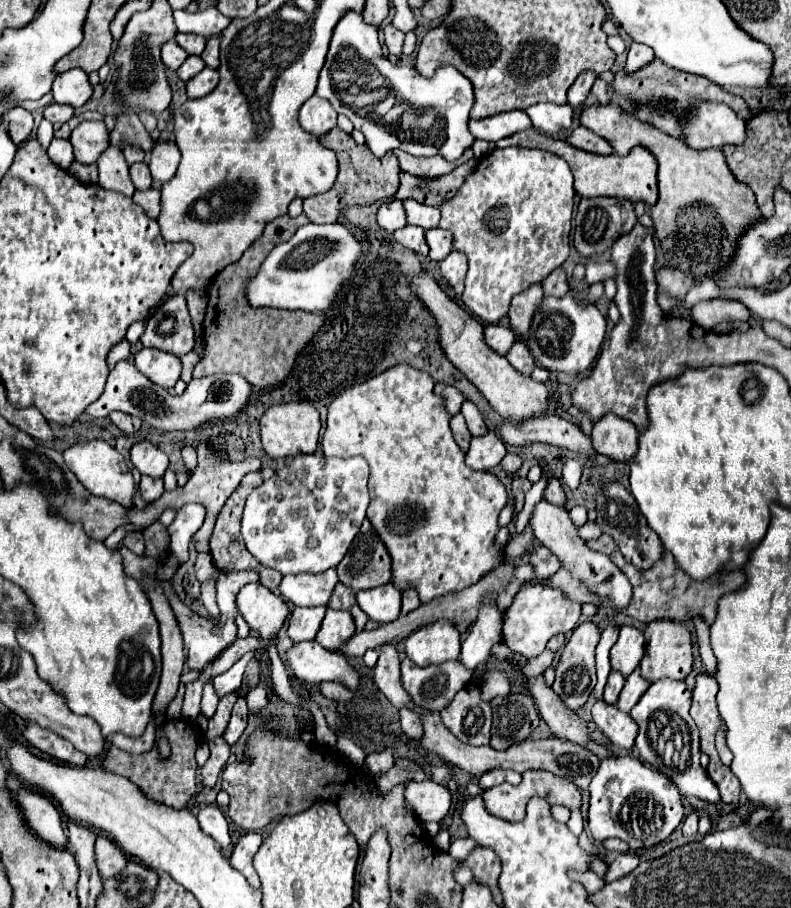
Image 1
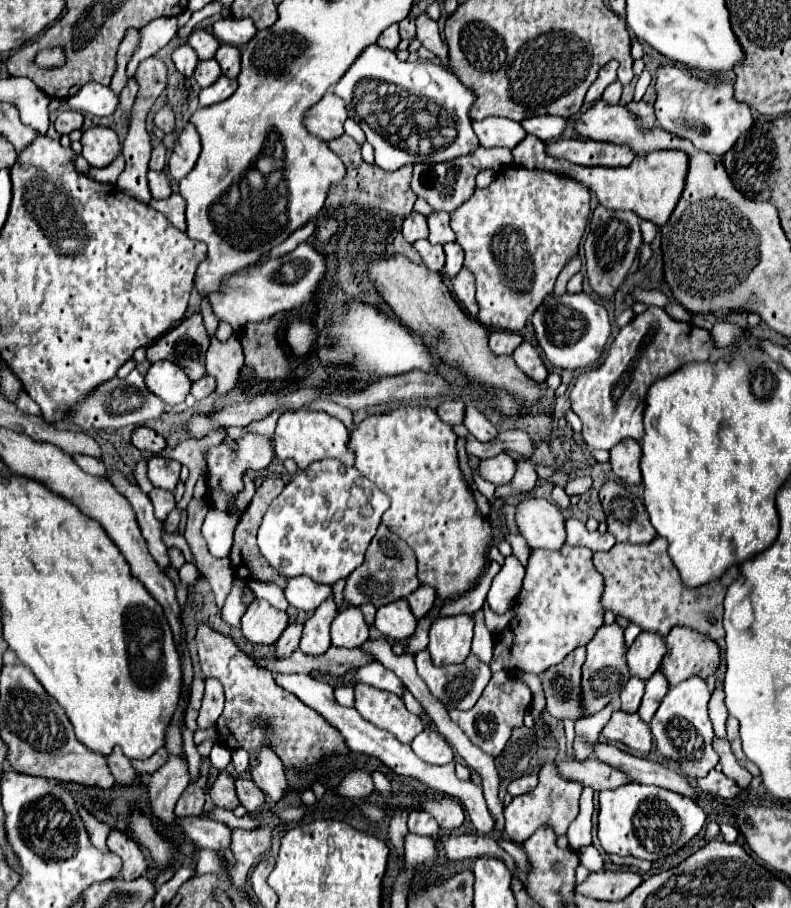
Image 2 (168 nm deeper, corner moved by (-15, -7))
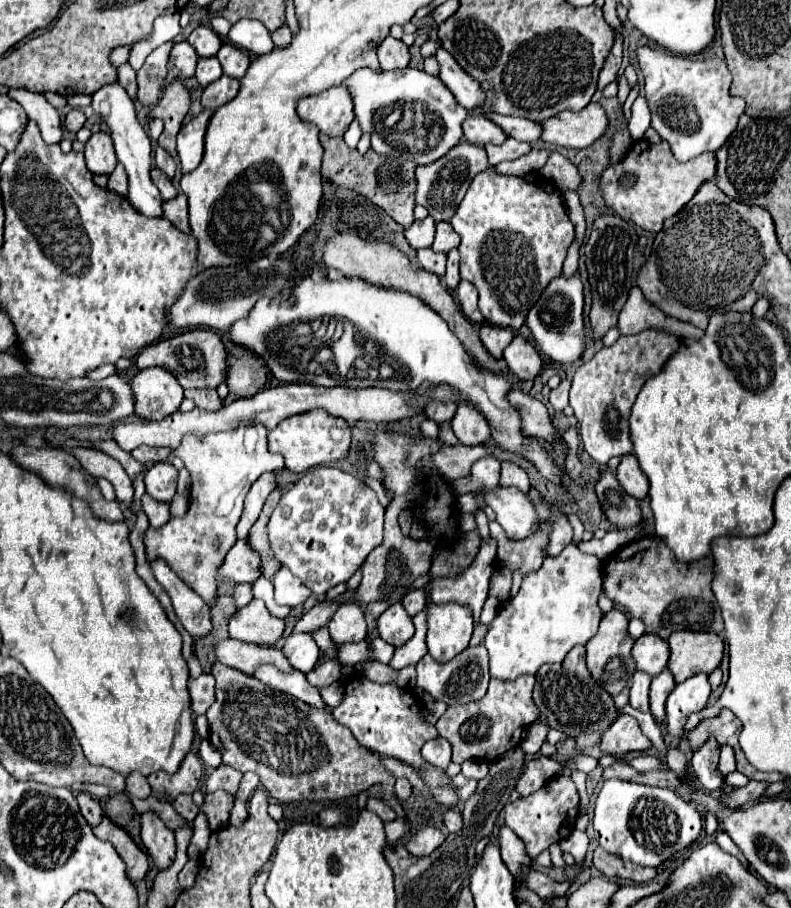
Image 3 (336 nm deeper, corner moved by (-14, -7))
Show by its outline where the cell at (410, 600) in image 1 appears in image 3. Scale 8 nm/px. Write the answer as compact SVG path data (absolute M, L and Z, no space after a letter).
M424 589L410 591L410 593L402 599L402 605L404 605L404 609L408 611L408 615L414 617L416 613L420 613L420 611L426 607L426 591L424 591Z

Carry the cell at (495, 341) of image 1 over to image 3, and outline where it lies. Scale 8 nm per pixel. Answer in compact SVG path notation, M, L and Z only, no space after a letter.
M494 325L480 327L480 341L494 359L502 357L502 351L512 341L512 337L514 337L512 329L502 329L502 327L494 327Z

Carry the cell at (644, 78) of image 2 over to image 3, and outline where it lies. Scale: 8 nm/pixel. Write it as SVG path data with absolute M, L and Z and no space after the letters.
M638 97L632 105L632 119L628 123L628 129L632 133L632 139L640 139L646 129L650 127L650 109L644 97Z

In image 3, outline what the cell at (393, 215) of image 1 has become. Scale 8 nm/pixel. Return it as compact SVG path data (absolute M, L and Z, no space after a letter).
M428 215L422 221L414 221L412 227L406 229L406 239L412 249L430 247L432 239L434 239L434 219Z

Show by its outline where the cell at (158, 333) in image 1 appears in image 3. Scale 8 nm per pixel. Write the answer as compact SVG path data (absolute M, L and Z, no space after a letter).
M192 329L172 339L158 341L144 347L136 357L136 367L138 369L162 367L170 371L184 389L216 389L220 383L226 381L226 371L228 371L226 347L218 337L218 333L210 329Z

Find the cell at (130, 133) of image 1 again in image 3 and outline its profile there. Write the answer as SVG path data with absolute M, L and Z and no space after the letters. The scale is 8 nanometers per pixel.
M124 63L118 67L118 83L128 91L130 99L136 99L136 91L138 91L138 83L136 83L136 71Z

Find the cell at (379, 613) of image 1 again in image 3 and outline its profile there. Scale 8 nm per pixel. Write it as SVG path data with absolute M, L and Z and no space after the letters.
M400 603L390 605L378 617L378 633L386 643L390 643L394 647L402 647L414 635L412 619Z

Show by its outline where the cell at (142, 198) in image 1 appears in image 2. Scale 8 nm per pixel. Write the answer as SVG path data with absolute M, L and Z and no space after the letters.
M173 193L169 199L161 199L161 201L151 199L149 205L159 213L163 213L177 229L185 231L185 201L179 193Z

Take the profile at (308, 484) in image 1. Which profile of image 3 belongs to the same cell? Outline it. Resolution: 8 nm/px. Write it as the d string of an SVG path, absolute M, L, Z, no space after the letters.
M318 467L282 495L268 533L280 565L300 577L314 595L326 595L330 587L348 581L368 553L382 543L382 525L384 507L366 483L340 469Z

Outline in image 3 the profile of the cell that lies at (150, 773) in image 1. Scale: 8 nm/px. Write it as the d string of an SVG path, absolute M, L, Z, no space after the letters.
M180 795L176 801L174 801L174 809L178 811L178 815L182 819L186 819L186 823L192 823L198 815L198 807L194 805L192 801L192 795Z

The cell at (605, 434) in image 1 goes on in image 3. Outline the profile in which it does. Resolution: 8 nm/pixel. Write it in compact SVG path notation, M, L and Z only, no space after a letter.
M634 455L622 457L622 461L618 465L618 481L620 481L622 489L638 501L648 495L648 479L642 473L642 469L638 467L638 461Z

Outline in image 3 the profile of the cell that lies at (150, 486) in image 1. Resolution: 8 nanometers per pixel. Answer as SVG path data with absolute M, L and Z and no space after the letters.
M144 493L144 497L142 497L142 509L148 515L150 527L154 527L154 529L162 527L170 519L170 503L154 501L148 493Z

